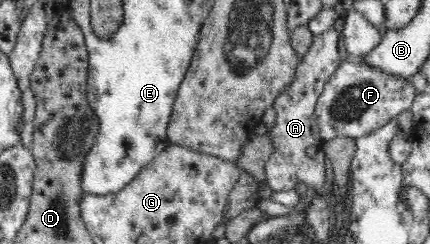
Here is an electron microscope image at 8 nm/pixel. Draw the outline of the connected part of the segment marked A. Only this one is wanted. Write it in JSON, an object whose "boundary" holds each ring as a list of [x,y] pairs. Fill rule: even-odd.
{"boundary":[[[334,28],[313,36],[310,49],[301,57],[300,63],[296,67],[294,81],[272,103],[276,111],[275,126],[271,130],[267,130],[267,133],[274,142],[274,153],[266,161],[264,181],[274,192],[294,190],[296,183],[304,183],[307,187],[319,190],[326,183],[326,167],[323,157],[310,157],[306,154],[306,148],[320,147],[324,143],[318,131],[314,109],[316,109],[318,97],[320,97],[328,78],[342,61],[338,45],[340,45],[340,34]]]}

